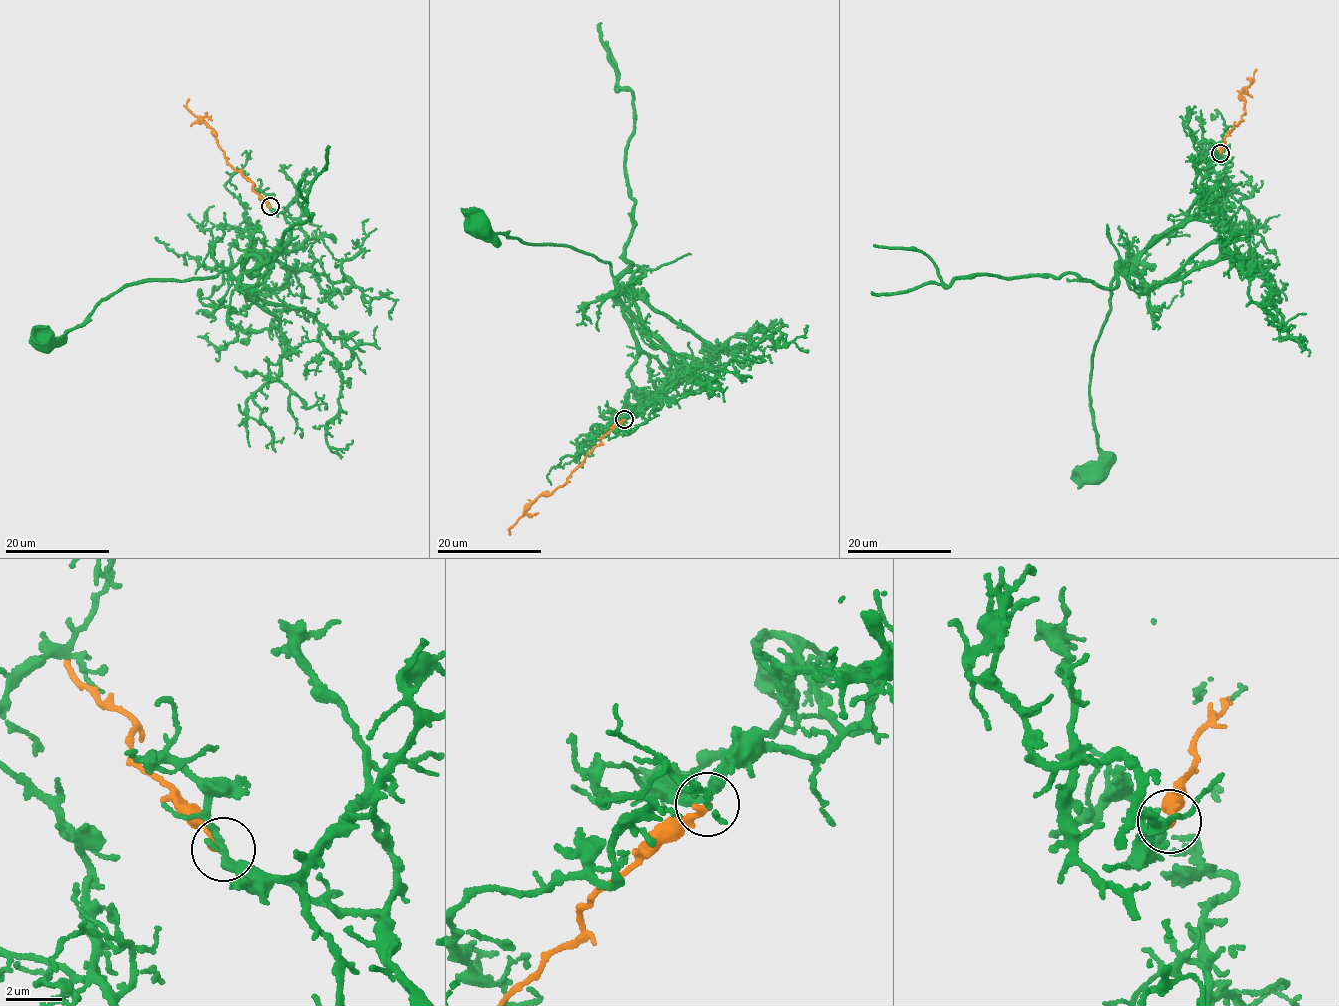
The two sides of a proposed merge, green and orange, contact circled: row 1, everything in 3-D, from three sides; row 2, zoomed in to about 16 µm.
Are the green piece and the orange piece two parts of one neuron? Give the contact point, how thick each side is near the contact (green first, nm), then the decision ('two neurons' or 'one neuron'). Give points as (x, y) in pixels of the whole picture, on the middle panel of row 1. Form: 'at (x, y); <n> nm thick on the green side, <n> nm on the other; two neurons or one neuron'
at (624, 419); 260 nm thick on the green side, 280 nm on the other; two neurons

